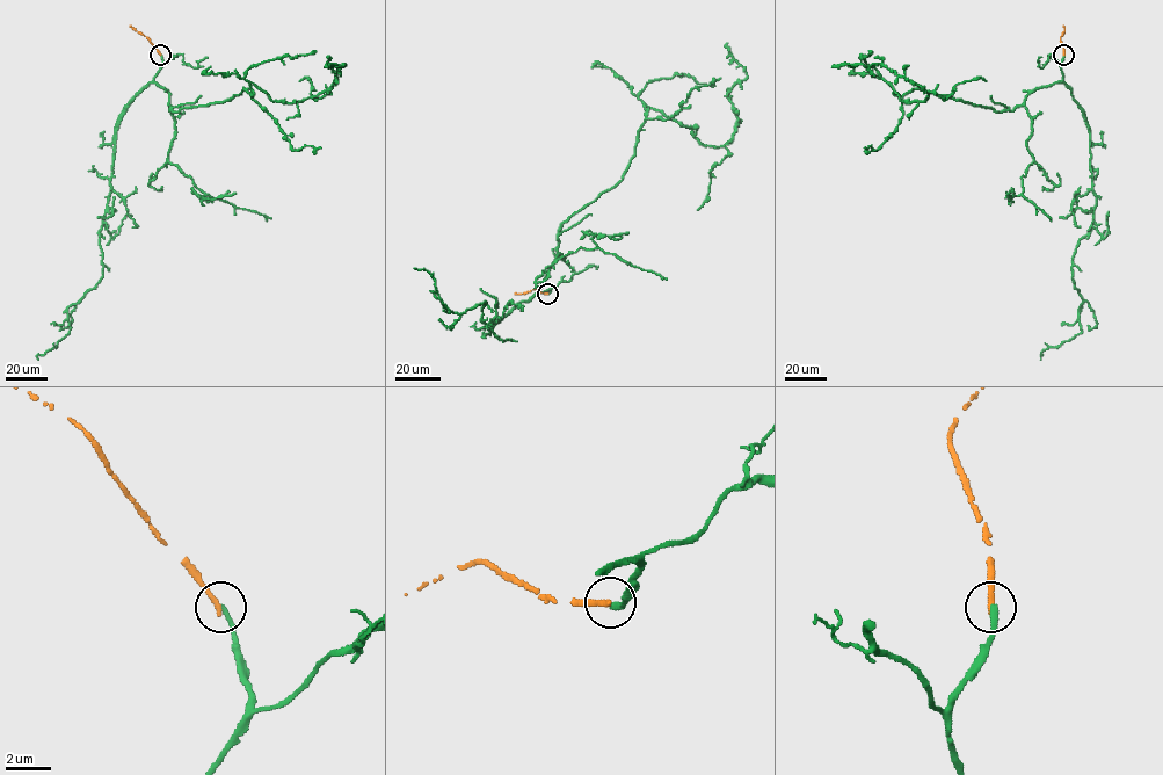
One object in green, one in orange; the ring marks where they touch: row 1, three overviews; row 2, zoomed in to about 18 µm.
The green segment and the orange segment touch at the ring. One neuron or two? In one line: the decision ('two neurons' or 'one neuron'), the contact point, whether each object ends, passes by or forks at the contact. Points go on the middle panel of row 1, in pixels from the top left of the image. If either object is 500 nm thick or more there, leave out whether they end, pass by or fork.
one neuron; place (547, 294); green ends; orange ends

